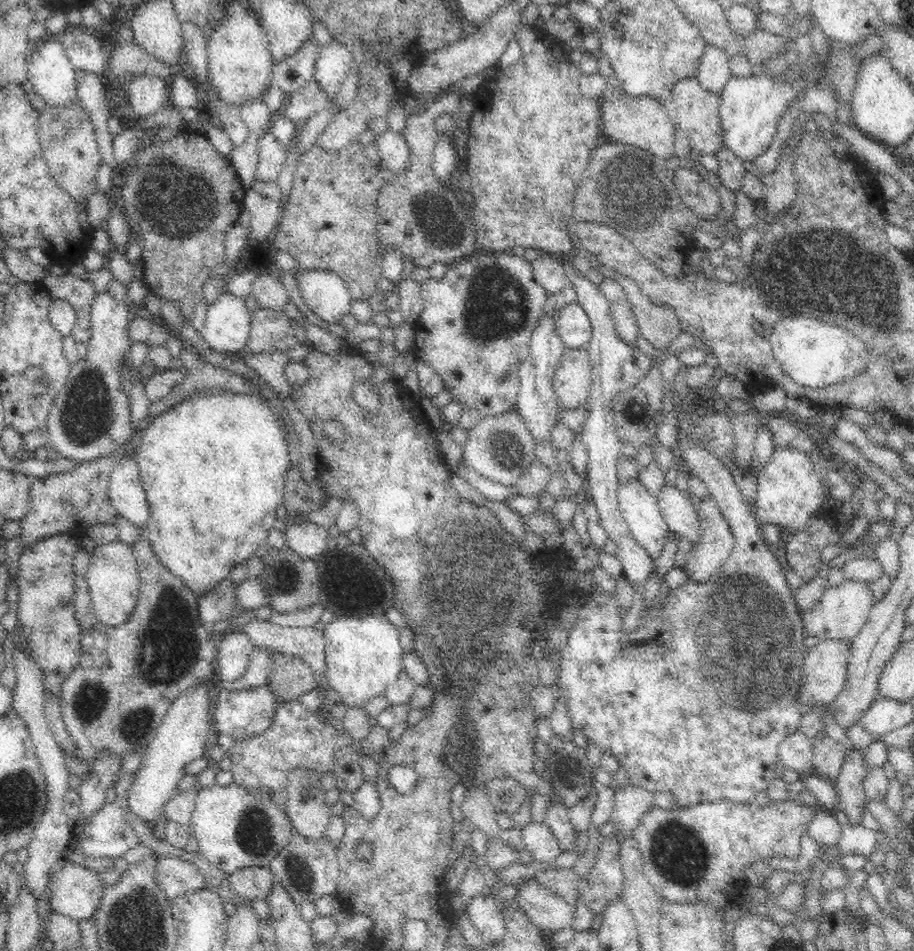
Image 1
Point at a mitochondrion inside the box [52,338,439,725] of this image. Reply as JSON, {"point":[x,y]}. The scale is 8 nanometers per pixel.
{"point":[85,415]}

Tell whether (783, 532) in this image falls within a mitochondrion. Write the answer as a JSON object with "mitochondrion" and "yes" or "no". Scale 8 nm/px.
{"mitochondrion":"no"}

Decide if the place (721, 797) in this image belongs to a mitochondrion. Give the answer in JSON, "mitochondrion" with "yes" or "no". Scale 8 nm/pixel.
{"mitochondrion":"no"}

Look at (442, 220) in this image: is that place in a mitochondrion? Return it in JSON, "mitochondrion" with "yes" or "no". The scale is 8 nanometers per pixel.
{"mitochondrion":"yes"}

